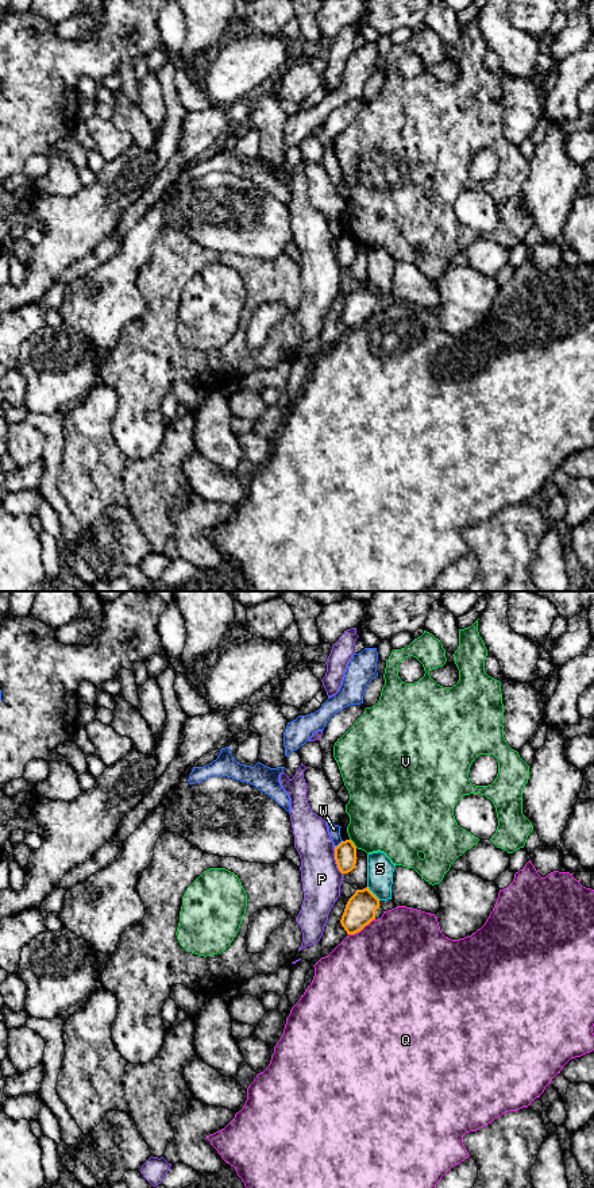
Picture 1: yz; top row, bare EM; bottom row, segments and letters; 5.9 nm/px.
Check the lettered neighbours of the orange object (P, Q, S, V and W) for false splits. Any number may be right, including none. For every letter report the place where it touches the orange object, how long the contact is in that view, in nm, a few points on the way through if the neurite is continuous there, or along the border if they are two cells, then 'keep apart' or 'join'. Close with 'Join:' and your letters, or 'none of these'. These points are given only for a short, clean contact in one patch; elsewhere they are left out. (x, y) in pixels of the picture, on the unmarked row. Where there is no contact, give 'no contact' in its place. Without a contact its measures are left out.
P: contact yz (335, 254); length 180 nm; border yz (334, 242), (334, 254), (342, 269); keep apart
Q: contact yz (361, 324); length 190 nm; keep apart
S: contact yz (371, 288); length 120 nm; keep apart
V: contact yz (353, 238); length 70 nm; keep apart
W: contact yz (339, 239); length 60 nm; border yz (342, 235), (335, 242); keep apart
Join: none of these

